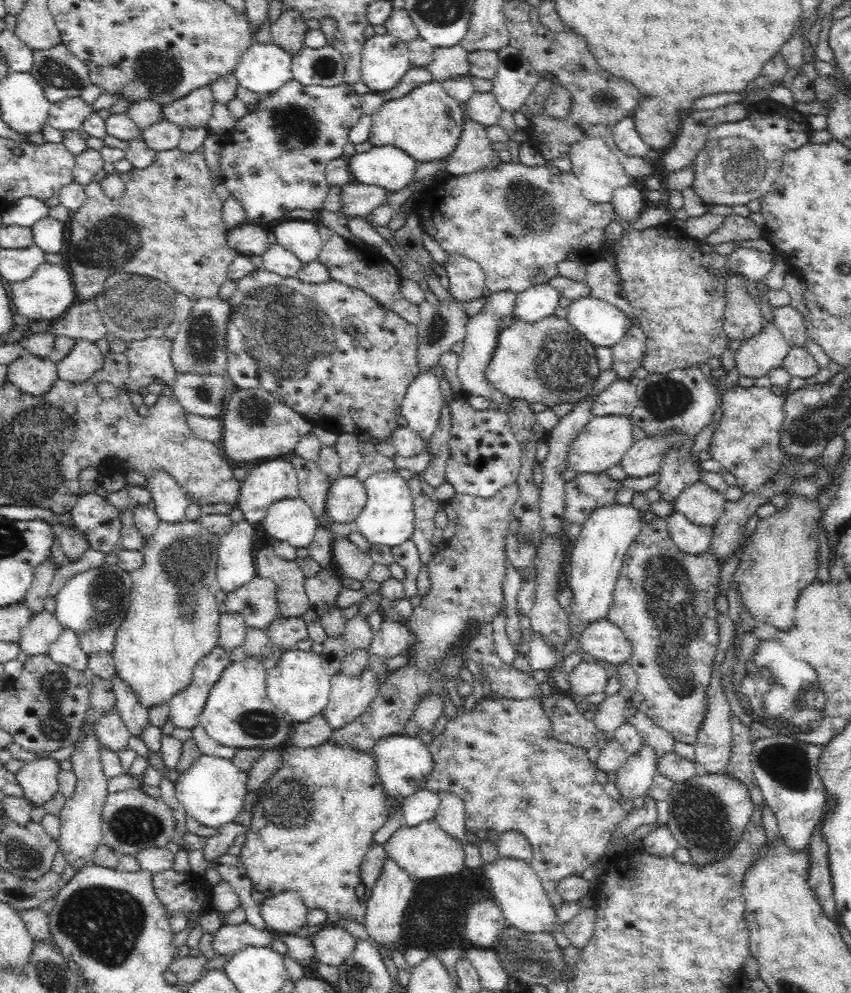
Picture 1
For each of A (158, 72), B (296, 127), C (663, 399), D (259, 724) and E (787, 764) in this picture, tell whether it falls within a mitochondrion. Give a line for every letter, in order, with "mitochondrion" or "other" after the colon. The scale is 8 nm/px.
A: mitochondrion
B: mitochondrion
C: mitochondrion
D: mitochondrion
E: mitochondrion

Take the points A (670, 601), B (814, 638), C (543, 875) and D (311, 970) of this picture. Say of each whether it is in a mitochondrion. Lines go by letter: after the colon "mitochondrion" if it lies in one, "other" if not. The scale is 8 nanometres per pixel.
A: mitochondrion
B: other
C: other
D: other

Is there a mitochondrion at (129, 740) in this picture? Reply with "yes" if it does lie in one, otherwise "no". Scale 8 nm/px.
no

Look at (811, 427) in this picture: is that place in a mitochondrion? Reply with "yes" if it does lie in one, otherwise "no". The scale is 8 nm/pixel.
yes

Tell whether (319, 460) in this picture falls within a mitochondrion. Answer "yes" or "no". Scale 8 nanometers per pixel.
no

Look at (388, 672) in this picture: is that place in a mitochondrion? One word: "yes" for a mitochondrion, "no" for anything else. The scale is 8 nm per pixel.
no

